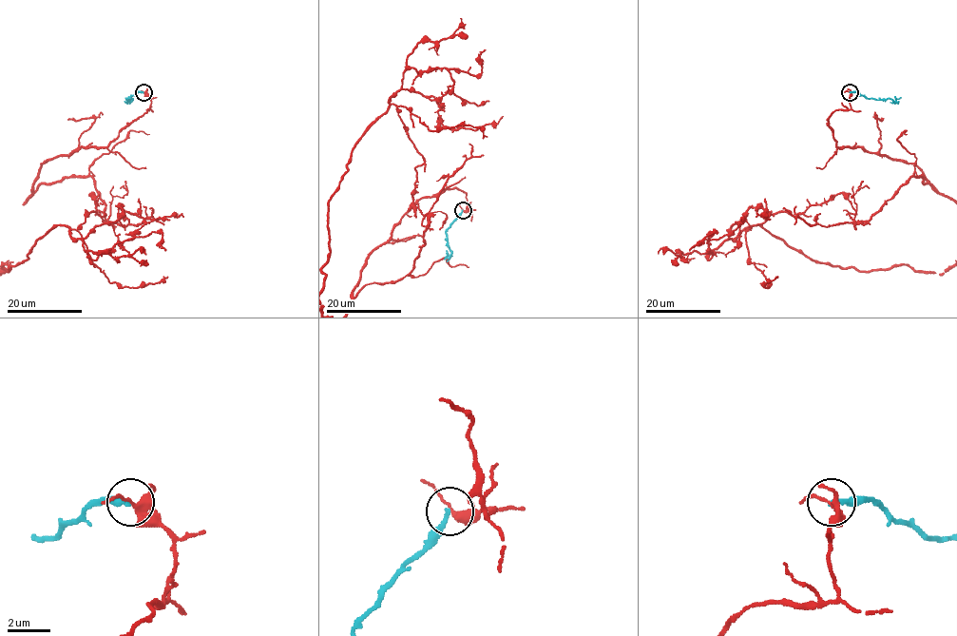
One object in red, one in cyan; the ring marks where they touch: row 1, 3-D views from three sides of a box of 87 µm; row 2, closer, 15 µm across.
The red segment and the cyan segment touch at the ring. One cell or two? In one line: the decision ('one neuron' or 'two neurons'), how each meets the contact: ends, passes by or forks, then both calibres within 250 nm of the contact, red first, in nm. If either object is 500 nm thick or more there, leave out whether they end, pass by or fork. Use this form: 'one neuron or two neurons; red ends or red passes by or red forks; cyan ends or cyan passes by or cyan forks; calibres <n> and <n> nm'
two neurons; red forks; cyan ends; calibres 240 and 240 nm

